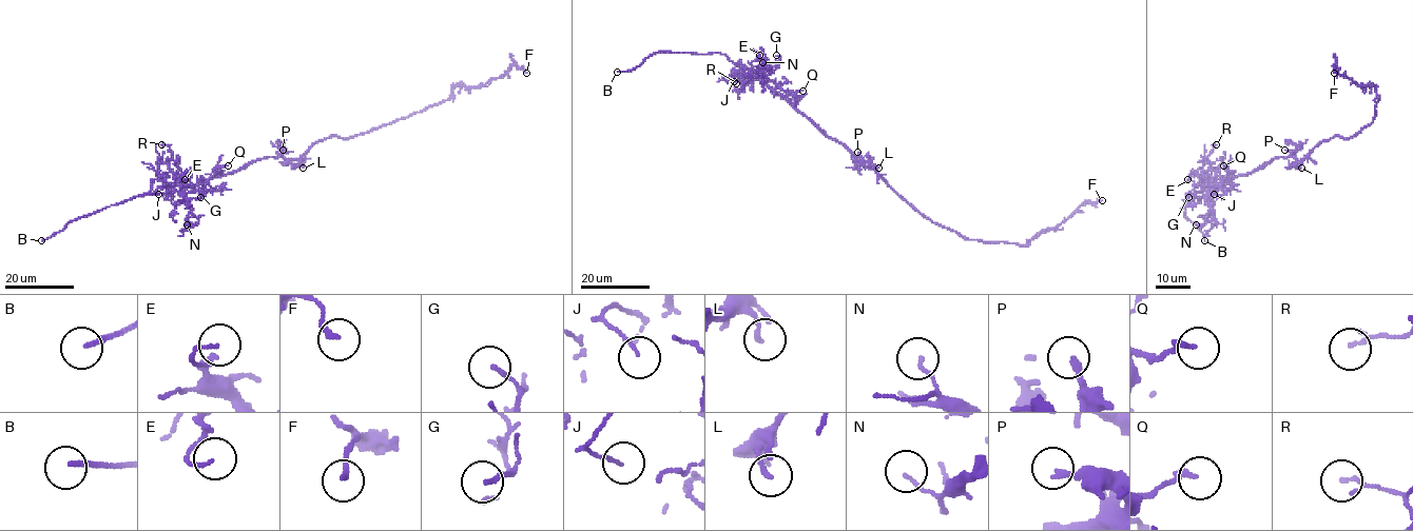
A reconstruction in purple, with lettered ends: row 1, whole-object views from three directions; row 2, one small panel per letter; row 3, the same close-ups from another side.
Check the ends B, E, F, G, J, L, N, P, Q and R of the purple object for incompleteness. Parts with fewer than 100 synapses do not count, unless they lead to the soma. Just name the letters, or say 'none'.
B

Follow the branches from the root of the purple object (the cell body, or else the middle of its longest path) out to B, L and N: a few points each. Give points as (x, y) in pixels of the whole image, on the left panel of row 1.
B: (288, 160), (264, 157), (178, 191), (134, 196), (73, 220), (41, 240)
L: (288, 160), (299, 160), (303, 168)
N: (288, 160), (256, 159), (235, 171), (186, 187), (182, 190), (184, 199), (198, 219), (190, 227), (187, 224)

